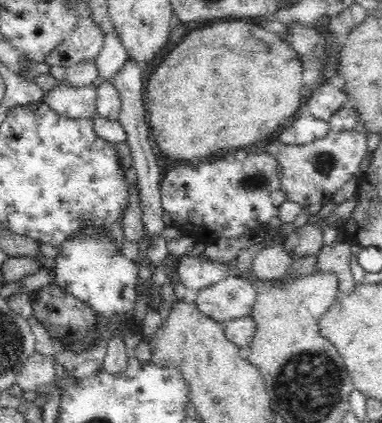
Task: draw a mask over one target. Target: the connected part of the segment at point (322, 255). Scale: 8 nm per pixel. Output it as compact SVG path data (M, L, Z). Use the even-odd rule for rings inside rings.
M345 240L340 243L333 242L331 245L324 245L317 254L317 270L320 272L333 272L337 276L340 295L352 292L356 286L351 271L351 257L352 249Z

